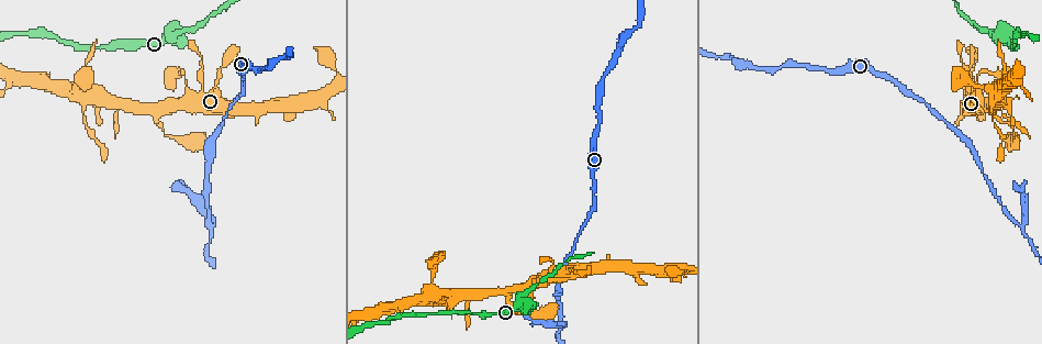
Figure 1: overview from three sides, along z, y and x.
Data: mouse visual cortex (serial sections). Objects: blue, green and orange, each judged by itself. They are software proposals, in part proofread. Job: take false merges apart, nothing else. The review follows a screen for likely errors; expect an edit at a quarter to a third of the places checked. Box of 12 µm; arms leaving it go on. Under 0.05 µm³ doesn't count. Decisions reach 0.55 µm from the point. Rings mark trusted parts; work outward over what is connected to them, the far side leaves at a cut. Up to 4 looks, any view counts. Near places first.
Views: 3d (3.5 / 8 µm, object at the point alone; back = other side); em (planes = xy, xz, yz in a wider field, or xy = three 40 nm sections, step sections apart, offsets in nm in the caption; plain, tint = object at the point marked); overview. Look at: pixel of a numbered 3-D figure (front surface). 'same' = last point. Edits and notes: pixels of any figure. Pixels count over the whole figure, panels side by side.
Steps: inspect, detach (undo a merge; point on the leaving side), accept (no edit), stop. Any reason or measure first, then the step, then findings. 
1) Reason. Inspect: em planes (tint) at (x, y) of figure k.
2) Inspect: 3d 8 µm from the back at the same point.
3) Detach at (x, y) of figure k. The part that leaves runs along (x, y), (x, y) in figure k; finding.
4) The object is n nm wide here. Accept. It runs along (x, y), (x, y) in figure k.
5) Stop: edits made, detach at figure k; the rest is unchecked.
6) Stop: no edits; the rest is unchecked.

Sudden change in width. Inspect: 3d 3.5 µm at (990, 33) of figure 1.

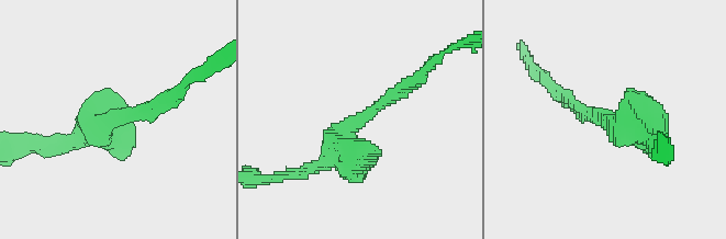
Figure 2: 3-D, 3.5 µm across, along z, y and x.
The arms are 150, 300 nm wide. Inspect: em planes (tint) at (114, 113) of figure 2.

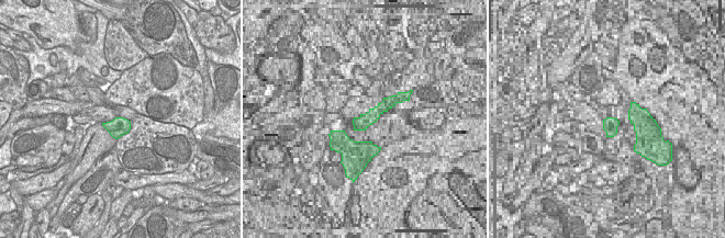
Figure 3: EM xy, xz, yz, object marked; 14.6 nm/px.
Accept. It runs along (317, 167), (419, 77) in figure 2; all the same cell.

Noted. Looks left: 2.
Three-way junction. Inspect: 3d 3.5 µm at (1021, 227) of figure 1.

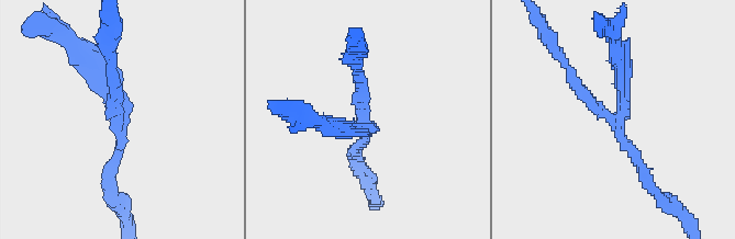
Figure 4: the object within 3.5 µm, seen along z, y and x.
3 arms meet here; the arms are 150, 150, 250 nm wide; need the tissue. Inspect: em xy step 1 (tint) at (615, 120) of figure 4.

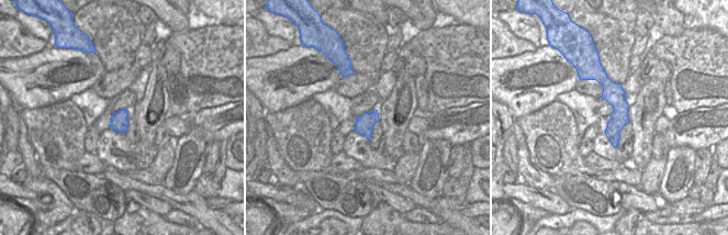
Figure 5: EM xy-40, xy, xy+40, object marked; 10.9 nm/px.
Detach at (92, 84) of figure 4. A border runs along (612, 113), (612, 118), (619, 131) in figure 5; a second cell is stuck on.

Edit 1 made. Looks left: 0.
Stop: edits made, detach at figure 4; the rest is unchecked.

